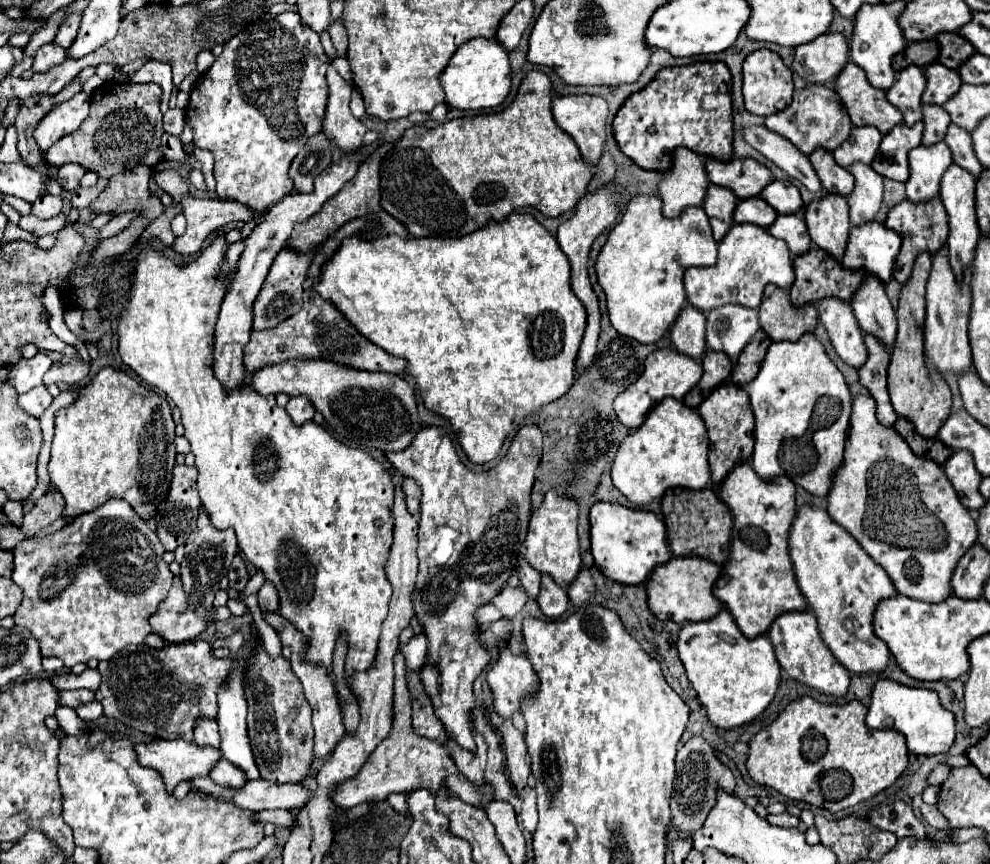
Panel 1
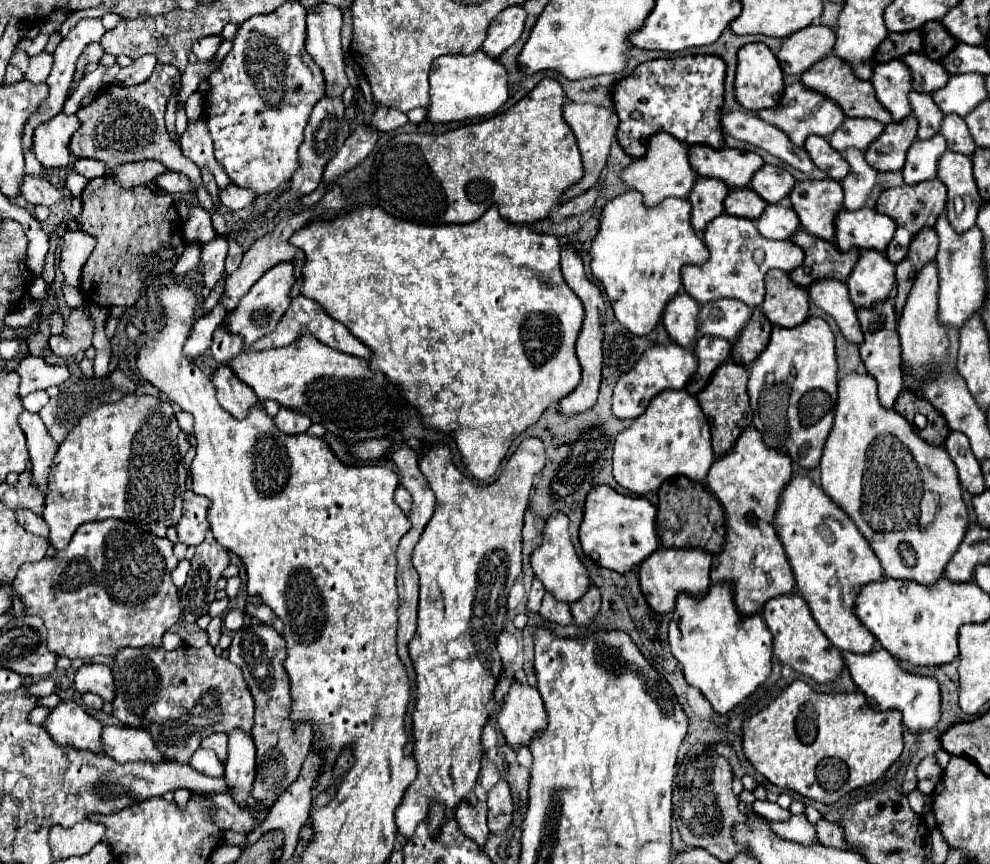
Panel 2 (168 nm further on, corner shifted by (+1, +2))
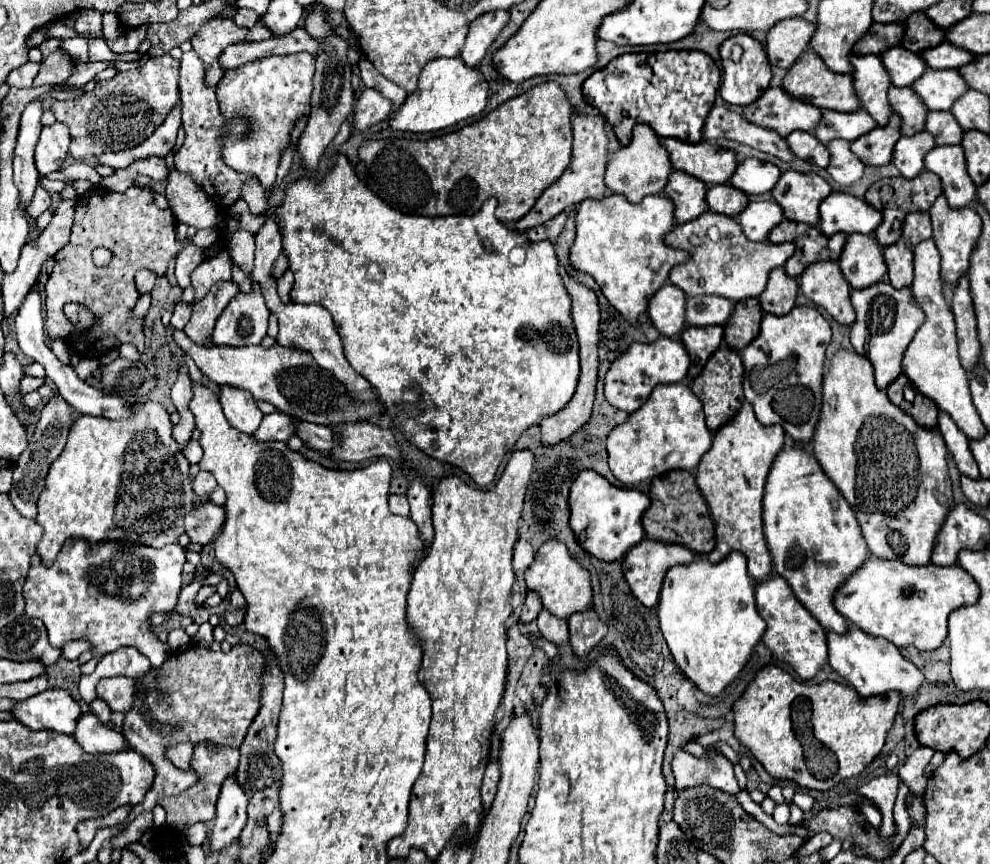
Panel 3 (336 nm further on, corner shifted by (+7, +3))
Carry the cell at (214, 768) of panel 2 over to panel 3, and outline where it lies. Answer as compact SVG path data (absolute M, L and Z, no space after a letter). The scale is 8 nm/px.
M179 743L171 747L167 757L175 763L179 769L191 769L191 759L193 759L193 743Z

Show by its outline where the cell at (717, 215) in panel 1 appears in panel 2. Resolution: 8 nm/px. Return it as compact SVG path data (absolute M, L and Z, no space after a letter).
M697 178L697 184L689 192L691 202L691 226L695 232L703 232L705 226L723 214L723 202L729 188L715 178Z

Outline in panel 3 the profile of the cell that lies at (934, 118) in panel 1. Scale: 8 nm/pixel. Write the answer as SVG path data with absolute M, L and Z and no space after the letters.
M891 87L889 89L889 103L895 113L903 119L901 133L915 135L925 129L925 119L929 109L923 105L919 95L911 87Z

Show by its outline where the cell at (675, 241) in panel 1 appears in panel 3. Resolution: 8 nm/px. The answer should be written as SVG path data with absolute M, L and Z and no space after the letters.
M613 193L599 201L581 201L577 211L577 237L571 247L571 263L577 271L593 275L611 307L629 323L637 323L639 315L647 311L649 299L667 283L669 271L691 259L687 251L665 243L667 233L675 227L673 209L673 201L667 195L651 195L633 205L625 195Z

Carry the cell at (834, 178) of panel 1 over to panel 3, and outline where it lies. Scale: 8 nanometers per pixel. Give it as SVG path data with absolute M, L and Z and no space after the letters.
M795 131L795 133L791 133L791 135L787 137L787 143L789 143L791 151L793 151L799 159L811 161L813 165L817 165L817 167L821 167L821 169L827 169L827 167L829 167L831 155L829 155L827 147L813 137L813 133Z

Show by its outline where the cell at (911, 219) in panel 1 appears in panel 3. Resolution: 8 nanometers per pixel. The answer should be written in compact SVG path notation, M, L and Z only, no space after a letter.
M923 171L921 175L917 175L913 179L905 179L905 177L879 179L875 185L871 185L871 189L865 193L865 201L871 207L875 207L877 211L881 211L881 215L883 215L881 225L875 229L877 243L885 249L885 247L893 245L895 241L899 241L905 217L915 211L921 211L921 213L929 211L939 195L941 195L941 179L931 171Z

